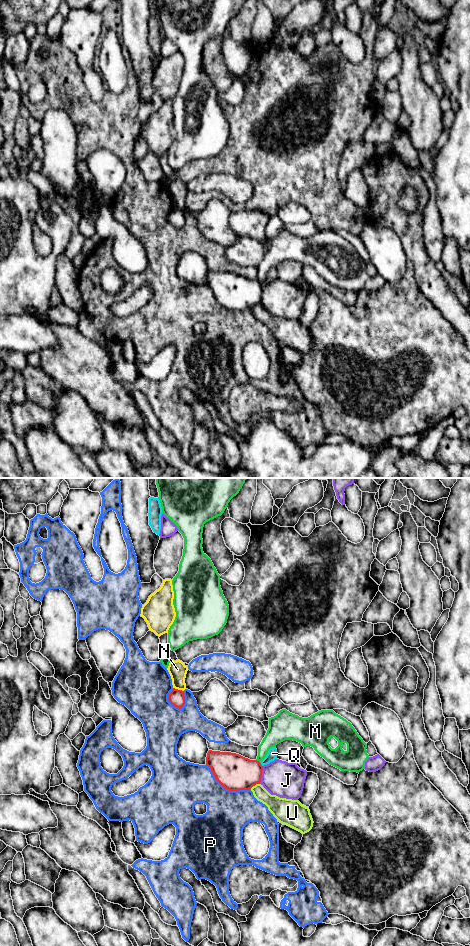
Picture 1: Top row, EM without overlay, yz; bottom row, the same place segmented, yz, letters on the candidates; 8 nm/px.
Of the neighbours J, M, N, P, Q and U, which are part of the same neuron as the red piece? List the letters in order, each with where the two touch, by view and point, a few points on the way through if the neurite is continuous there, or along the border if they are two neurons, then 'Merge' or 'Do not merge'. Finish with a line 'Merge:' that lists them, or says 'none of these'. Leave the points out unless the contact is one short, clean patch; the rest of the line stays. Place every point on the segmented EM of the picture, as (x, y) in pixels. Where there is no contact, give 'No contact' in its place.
J: Touches red at yz (261, 775). Boundary: yz (263, 766), (259, 783). Do not merge
M: Touches red at yz (258, 761). Boundary: yz (256, 759), (259, 762). Do not merge
N: Touches red at yz (177, 689). Boundary: yz (173, 687), (183, 691). Do not merge
P: Touches red at yz (226, 788). Do not merge
Q: Touches red at yz (260, 764). Boundary: yz (259, 762), (262, 766). Do not merge
U: Touches red at yz (254, 785). Do not merge
Merge: none of these

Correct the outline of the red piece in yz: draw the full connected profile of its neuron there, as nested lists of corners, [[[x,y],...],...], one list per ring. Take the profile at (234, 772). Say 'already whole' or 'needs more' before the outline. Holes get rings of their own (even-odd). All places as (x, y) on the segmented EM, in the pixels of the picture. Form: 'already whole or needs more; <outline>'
already whole; [[[209,750],[206,765],[215,779],[229,791],[249,790],[261,782],[261,763],[236,753]]]

